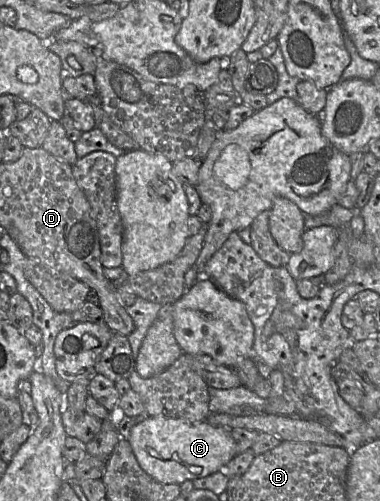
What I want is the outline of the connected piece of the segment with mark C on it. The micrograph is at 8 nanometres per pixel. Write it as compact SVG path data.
M148 417L134 426L129 440L140 467L155 481L178 484L223 472L238 454L231 430L206 421Z

